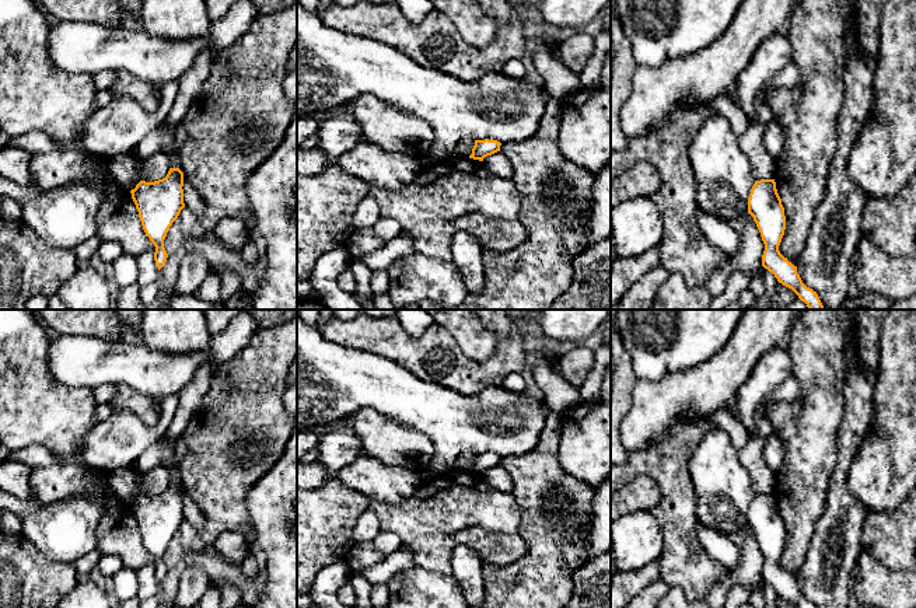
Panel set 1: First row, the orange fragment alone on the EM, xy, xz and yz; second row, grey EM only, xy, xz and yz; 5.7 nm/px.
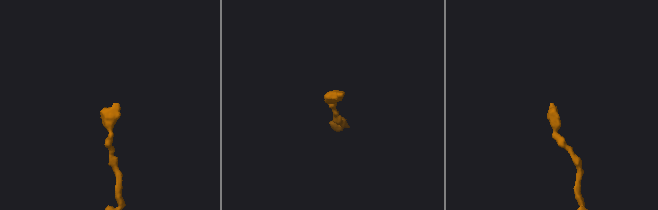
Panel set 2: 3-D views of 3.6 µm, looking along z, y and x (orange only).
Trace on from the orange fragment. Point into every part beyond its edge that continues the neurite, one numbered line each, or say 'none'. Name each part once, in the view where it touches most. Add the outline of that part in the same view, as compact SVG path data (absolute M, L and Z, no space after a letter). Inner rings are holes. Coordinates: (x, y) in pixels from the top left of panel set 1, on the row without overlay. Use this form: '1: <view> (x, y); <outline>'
1: xy (179, 446); M182 438L175 441L175 455L174 455L174 464L169 469L169 482L179 482L181 478L181 468L182 468L182 457L186 454L186 444Z

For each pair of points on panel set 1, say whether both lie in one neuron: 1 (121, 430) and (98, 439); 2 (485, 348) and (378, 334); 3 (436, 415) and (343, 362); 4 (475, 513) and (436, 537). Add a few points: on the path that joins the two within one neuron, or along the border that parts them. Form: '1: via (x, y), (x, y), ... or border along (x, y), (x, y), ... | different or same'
1: via (115, 436), (104, 439) | same
2: border along (437, 324), (451, 334), (469, 357), (489, 356) | different
3: via (413, 402), (383, 384), (366, 380) | same
4: via (465, 513), (460, 513), (446, 527) | same

